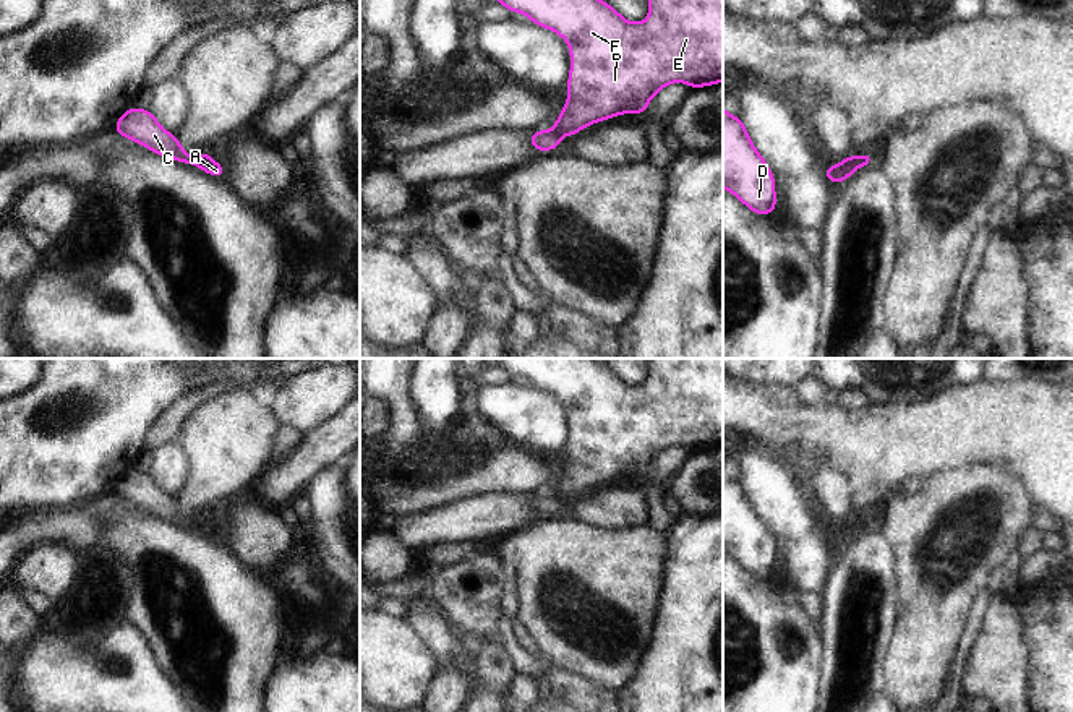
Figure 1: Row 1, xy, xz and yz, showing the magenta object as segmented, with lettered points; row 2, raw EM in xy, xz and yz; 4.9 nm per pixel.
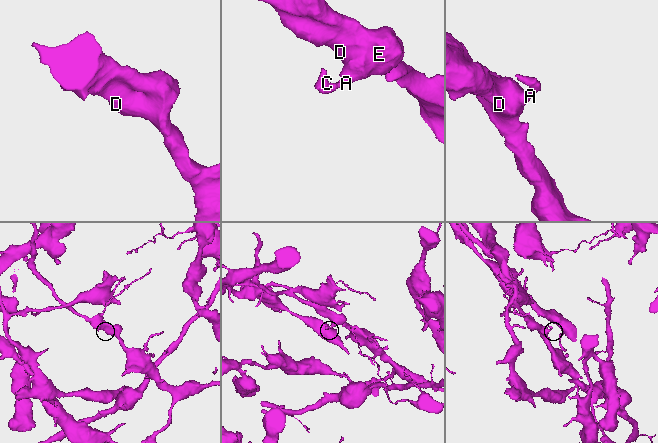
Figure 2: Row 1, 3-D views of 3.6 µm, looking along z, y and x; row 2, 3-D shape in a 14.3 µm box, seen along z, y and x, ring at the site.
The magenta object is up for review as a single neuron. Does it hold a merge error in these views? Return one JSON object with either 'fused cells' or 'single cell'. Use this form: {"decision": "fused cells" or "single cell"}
{"decision": "fused cells"}

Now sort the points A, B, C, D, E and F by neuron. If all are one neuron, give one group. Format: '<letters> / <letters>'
A B D E F / C

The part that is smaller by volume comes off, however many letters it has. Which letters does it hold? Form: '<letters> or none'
C

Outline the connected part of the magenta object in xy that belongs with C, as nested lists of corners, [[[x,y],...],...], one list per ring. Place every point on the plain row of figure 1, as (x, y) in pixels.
[[[131,470],[117,483],[113,493],[149,511],[157,519],[177,522],[183,527],[195,527],[196,524],[196,519],[183,516],[180,503],[164,493],[149,474]]]

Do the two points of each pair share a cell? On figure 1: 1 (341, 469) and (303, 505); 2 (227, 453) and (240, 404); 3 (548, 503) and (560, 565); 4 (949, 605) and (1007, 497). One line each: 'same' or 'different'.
1: different
2: same
3: different
4: same

